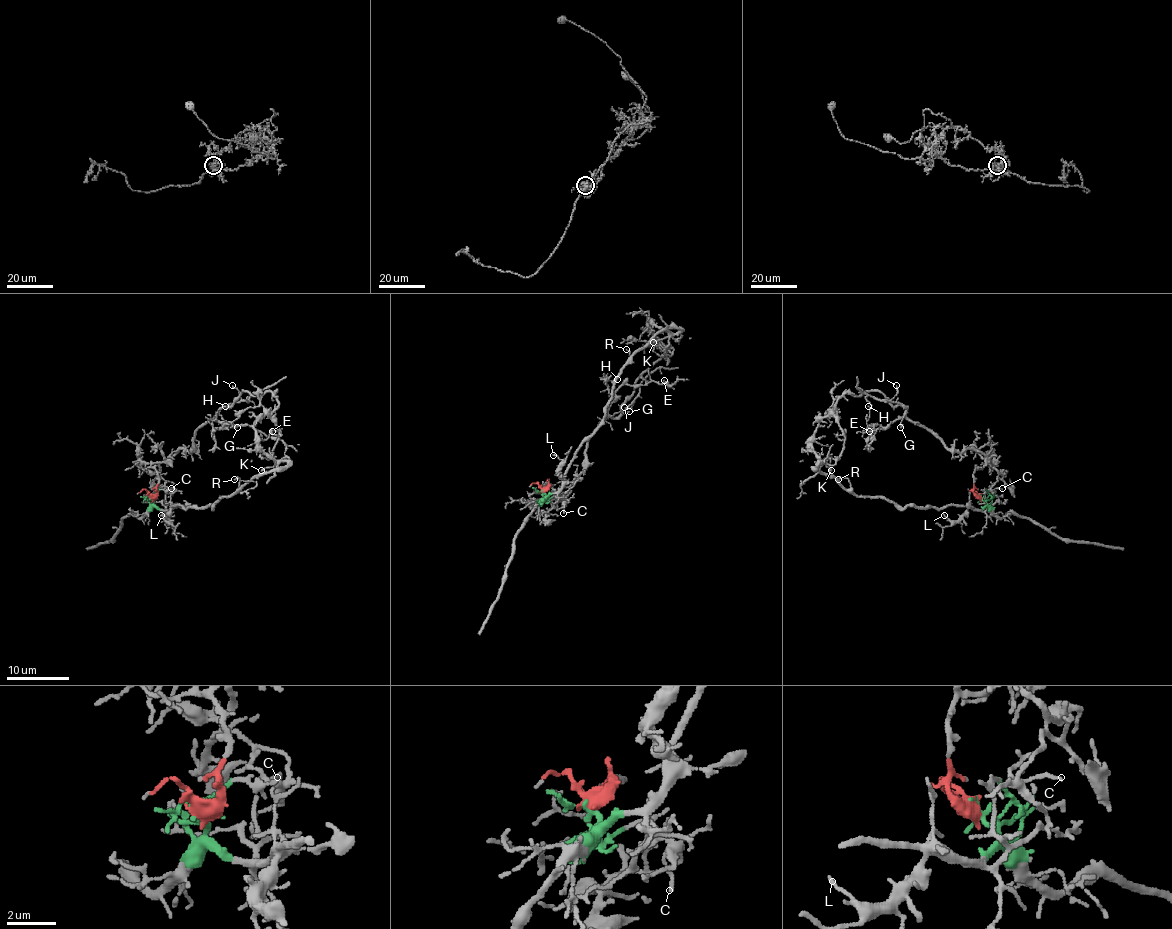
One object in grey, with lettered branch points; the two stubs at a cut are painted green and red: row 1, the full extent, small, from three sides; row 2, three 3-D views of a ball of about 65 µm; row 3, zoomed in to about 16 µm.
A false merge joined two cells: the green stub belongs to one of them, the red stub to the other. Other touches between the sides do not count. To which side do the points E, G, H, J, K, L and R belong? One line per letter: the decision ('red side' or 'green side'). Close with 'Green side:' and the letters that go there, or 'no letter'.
E: red side
G: red side
H: red side
J: red side
K: green side
L: green side
R: green side
Green side: K, L, R

